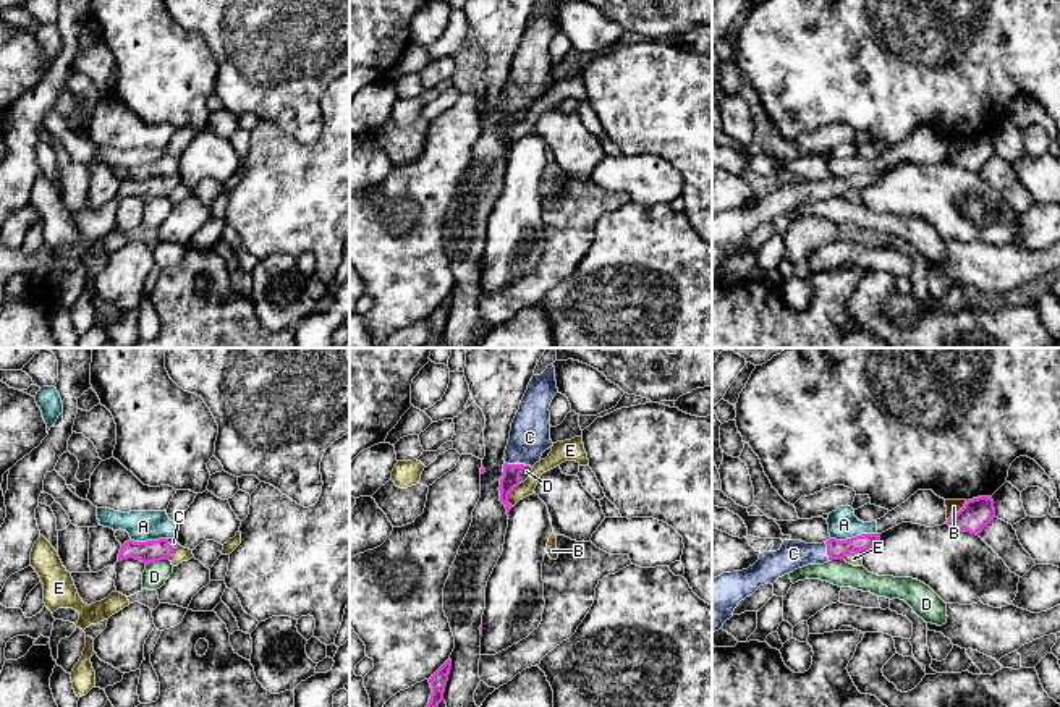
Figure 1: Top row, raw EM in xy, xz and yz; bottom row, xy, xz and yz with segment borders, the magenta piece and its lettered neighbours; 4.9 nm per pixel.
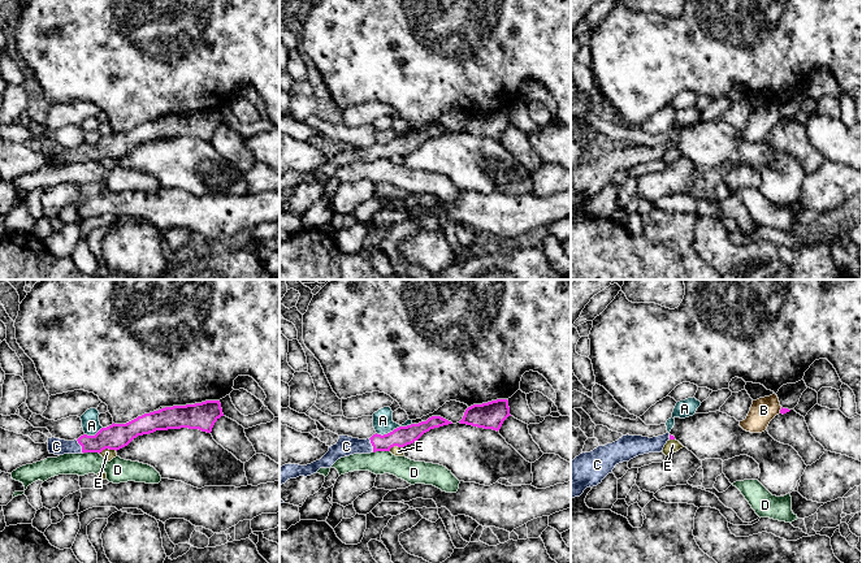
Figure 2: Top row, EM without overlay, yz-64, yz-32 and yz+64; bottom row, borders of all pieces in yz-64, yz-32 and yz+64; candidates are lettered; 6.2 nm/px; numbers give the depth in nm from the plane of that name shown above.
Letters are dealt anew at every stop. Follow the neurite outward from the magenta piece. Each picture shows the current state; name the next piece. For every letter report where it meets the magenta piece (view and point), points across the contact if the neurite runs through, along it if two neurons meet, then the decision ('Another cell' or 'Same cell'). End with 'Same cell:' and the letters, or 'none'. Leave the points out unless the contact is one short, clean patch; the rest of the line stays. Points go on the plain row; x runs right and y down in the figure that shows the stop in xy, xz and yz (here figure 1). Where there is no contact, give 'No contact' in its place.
A: Touches magenta at yz (853, 175). Another cell
B: Touches magenta at yz (957, 151). Boundary: yz (966, 139), (945, 160). Another cell
C: Touches magenta at xz (515, 102). Path across: xz (510, 117), (515, 102), (530, 75). Same cell
D: Touches magenta at xy (157, 198). Boundary: xy (169, 196), (146, 203). Another cell
E: Touches magenta at xz (508, 131). Another cell
Same cell: C

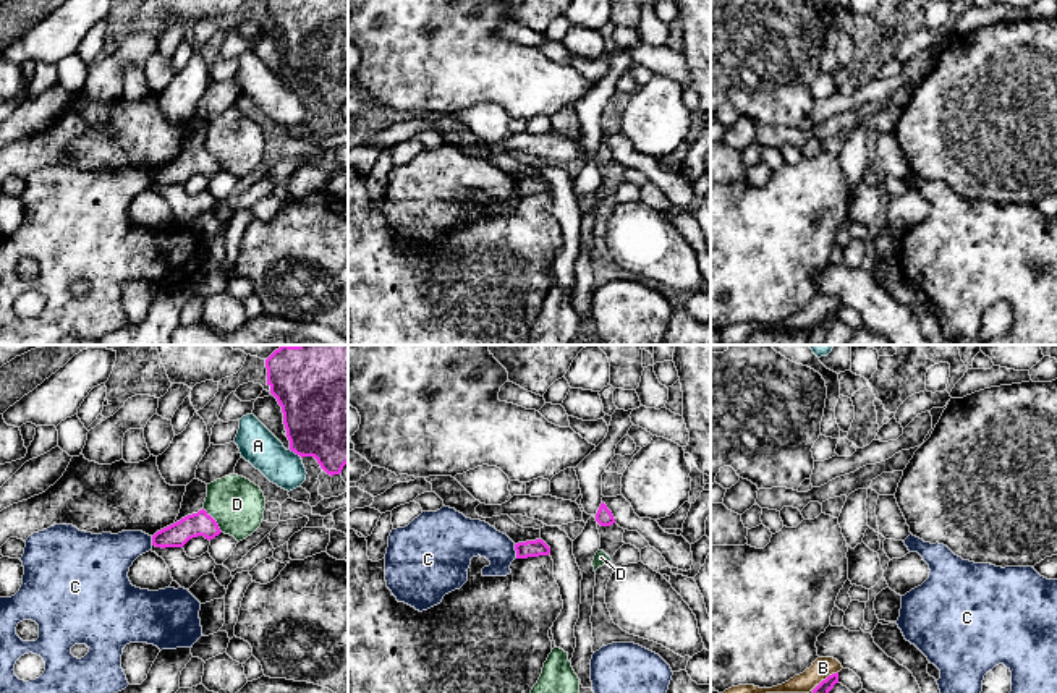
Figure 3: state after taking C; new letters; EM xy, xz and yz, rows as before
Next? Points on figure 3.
A: Touches magenta at xy (297, 91). Boundary: xy (290, 86), (301, 94). Another cell
B: Touches magenta at yz (829, 313). Boundary: yz (837, 308), (818, 323). Another cell
C: Touches magenta at xz (515, 187). Boundary: xz (513, 182), (517, 195). Another cell
D: Touches magenta at xy (214, 157). Another cell
Same cell: none

